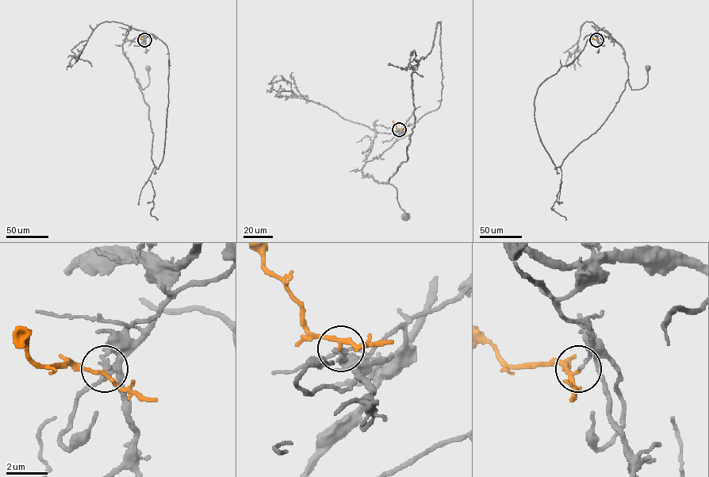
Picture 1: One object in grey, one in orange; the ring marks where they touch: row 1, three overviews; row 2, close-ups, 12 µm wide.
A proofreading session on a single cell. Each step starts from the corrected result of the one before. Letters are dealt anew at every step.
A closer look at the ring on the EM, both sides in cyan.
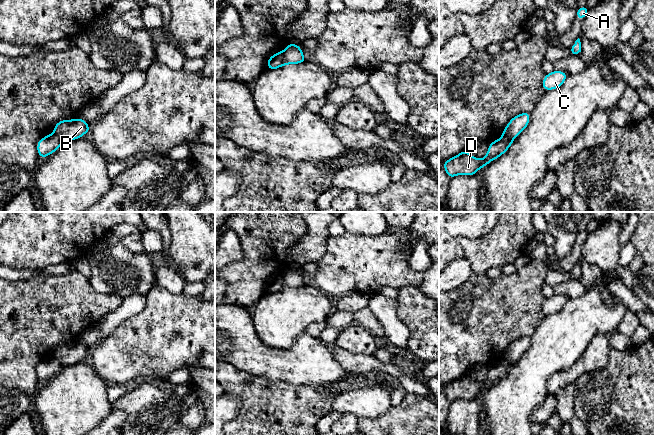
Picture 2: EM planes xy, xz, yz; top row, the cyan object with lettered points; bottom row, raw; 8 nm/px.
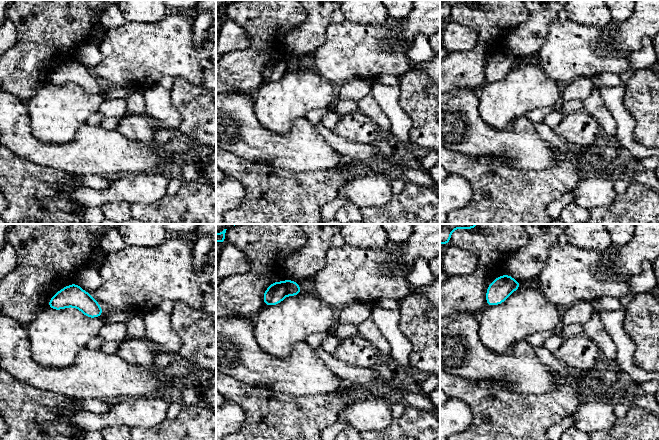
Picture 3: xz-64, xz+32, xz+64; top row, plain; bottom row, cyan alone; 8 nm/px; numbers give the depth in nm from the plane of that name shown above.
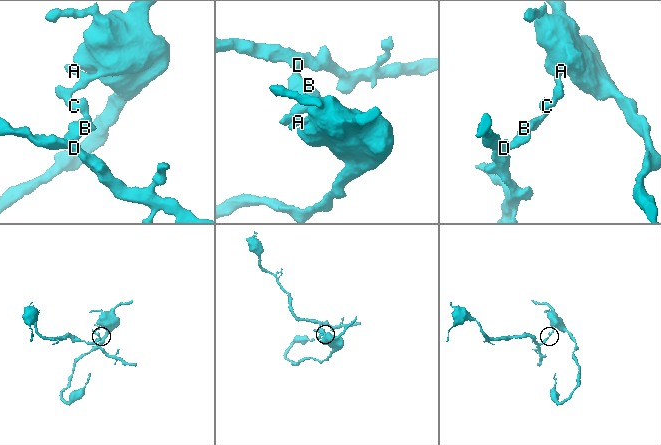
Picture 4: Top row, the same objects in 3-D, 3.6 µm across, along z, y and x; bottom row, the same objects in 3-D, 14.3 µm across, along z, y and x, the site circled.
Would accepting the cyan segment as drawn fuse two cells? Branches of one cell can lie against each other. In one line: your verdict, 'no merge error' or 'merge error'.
merge error

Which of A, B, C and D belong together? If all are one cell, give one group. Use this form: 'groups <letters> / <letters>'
groups A B C / D

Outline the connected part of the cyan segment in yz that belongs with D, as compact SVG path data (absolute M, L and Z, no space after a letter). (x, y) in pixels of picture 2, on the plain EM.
M501 361L490 366L487 378L482 383L474 382L468 374L464 374L455 381L449 382L442 390L450 403L457 399L476 399L480 392L484 392L491 385L503 379L510 372L513 365L514 362Z

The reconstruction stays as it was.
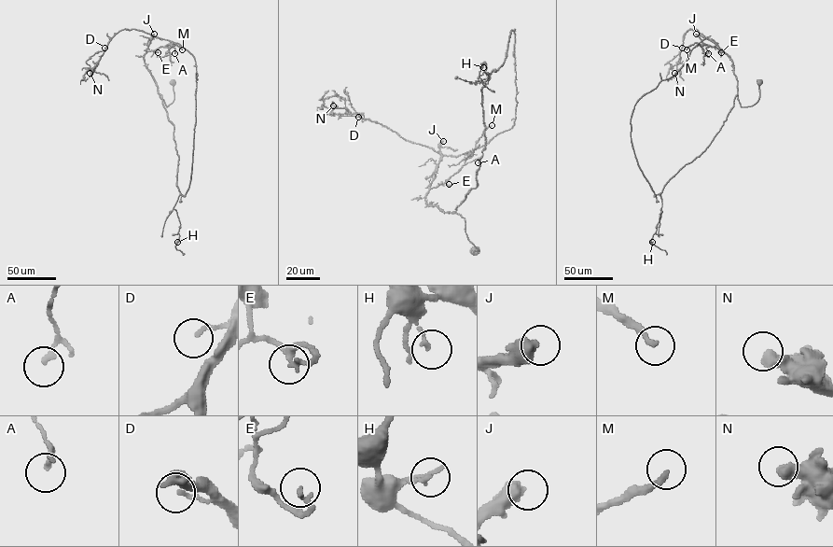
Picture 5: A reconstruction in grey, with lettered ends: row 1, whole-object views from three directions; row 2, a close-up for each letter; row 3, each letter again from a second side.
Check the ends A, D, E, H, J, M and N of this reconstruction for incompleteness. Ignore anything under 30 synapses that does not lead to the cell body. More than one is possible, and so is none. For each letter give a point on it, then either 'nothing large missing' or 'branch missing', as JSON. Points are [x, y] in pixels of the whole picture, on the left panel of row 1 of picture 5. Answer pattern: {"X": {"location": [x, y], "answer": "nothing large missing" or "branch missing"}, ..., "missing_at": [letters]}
{"A": {"location": [174, 53], "answer": "nothing large missing"}, "D": {"location": [104, 48], "answer": "nothing large missing"}, "E": {"location": [158, 52], "answer": "branch missing"}, "H": {"location": [177, 242], "answer": "nothing large missing"}, "J": {"location": [154, 34], "answer": "branch missing"}, "M": {"location": [182, 49], "answer": "branch missing"}, "N": {"location": [90, 73], "answer": "nothing large missing"}, "missing_at": ["E", "J", "M"]}

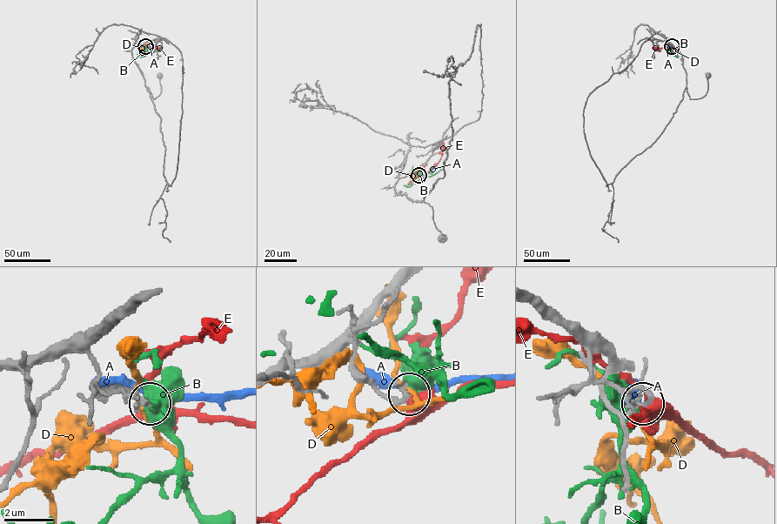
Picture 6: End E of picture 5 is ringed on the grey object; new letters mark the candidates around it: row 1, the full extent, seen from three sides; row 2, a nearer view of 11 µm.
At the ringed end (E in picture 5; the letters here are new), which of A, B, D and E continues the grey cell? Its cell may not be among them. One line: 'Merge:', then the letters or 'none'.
Merge: none

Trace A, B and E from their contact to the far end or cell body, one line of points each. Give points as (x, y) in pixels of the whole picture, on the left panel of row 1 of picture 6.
A: (145, 46), (156, 46)
B: (145, 46), (150, 53), (141, 57), (137, 54)
E: (145, 46), (159, 46)

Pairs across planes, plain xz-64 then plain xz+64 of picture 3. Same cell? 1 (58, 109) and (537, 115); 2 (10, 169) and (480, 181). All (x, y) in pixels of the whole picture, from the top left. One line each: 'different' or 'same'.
1: different
2: same

